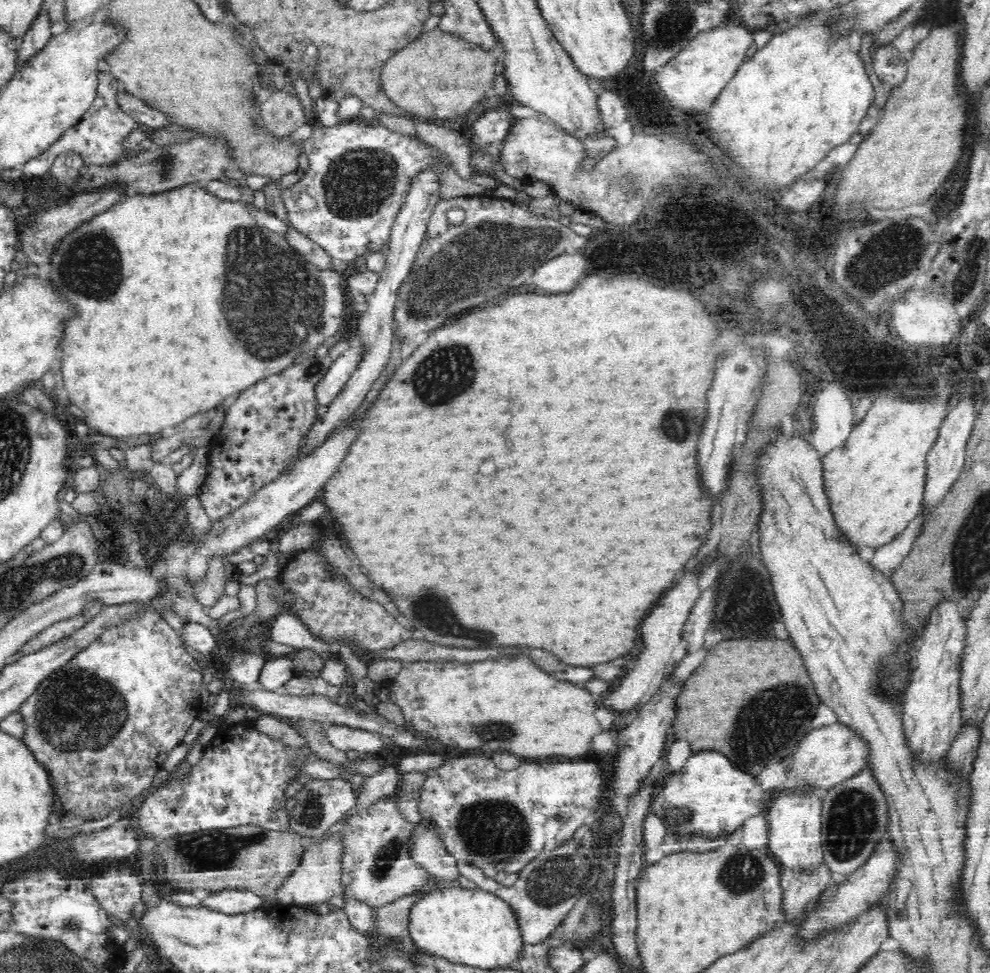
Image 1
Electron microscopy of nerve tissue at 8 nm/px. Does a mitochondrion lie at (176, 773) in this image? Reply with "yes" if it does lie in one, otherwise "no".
no

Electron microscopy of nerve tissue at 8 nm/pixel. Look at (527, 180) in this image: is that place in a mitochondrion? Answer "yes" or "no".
no

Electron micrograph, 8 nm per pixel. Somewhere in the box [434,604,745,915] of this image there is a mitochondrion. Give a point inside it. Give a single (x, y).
(495, 830)

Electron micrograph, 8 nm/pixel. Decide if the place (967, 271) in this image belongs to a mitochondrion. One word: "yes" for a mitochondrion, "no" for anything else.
yes

